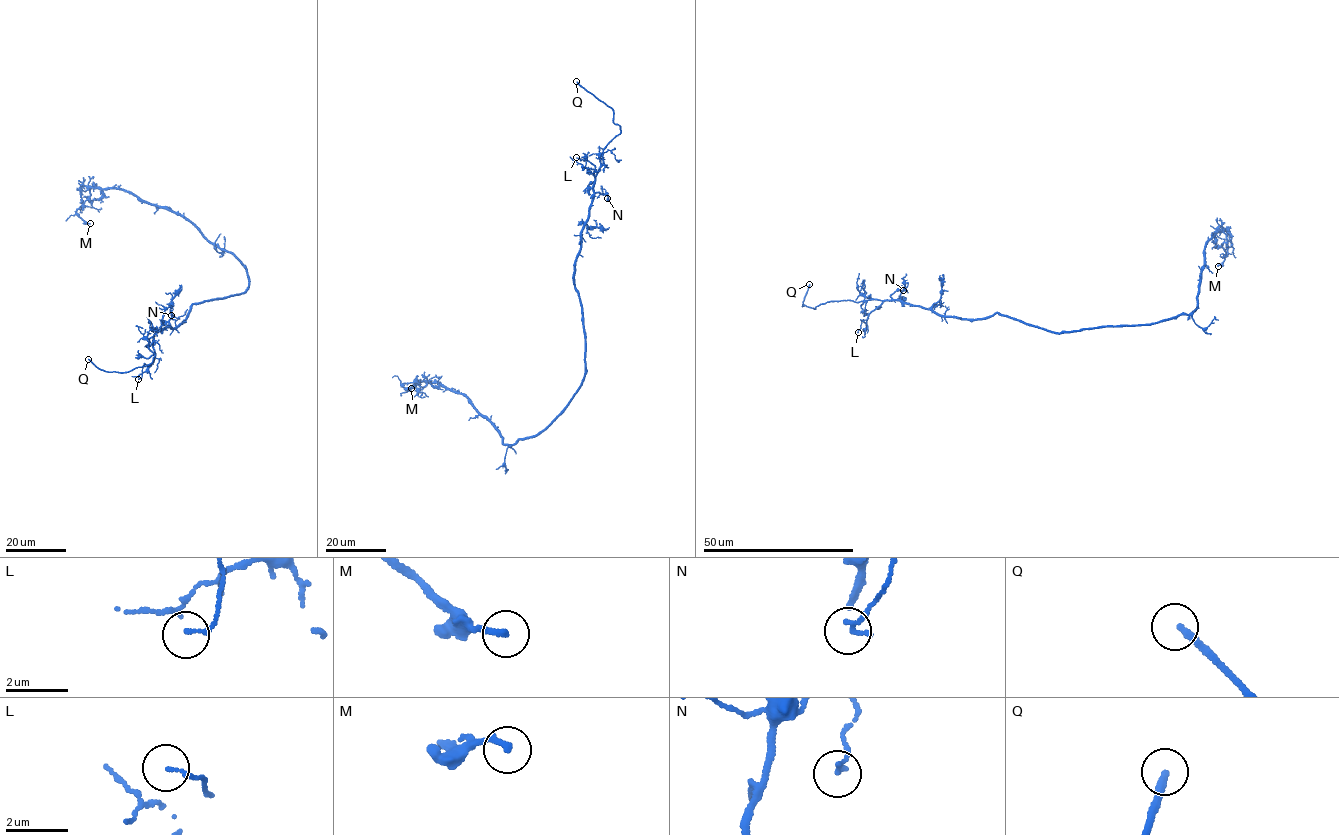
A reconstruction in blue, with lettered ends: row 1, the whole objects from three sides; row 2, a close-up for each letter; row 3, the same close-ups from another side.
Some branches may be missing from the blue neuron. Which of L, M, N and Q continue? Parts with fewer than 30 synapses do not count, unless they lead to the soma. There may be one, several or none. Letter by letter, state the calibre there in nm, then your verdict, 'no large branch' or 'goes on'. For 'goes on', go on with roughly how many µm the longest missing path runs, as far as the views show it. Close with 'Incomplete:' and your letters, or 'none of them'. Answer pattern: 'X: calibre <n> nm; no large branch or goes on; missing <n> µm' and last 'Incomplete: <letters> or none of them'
L: calibre 120 nm; no large branch
M: calibre 200 nm; no large branch
N: calibre 170 nm; no large branch
Q: calibre 240 nm; goes on; missing 25 µm
Incomplete: Q

